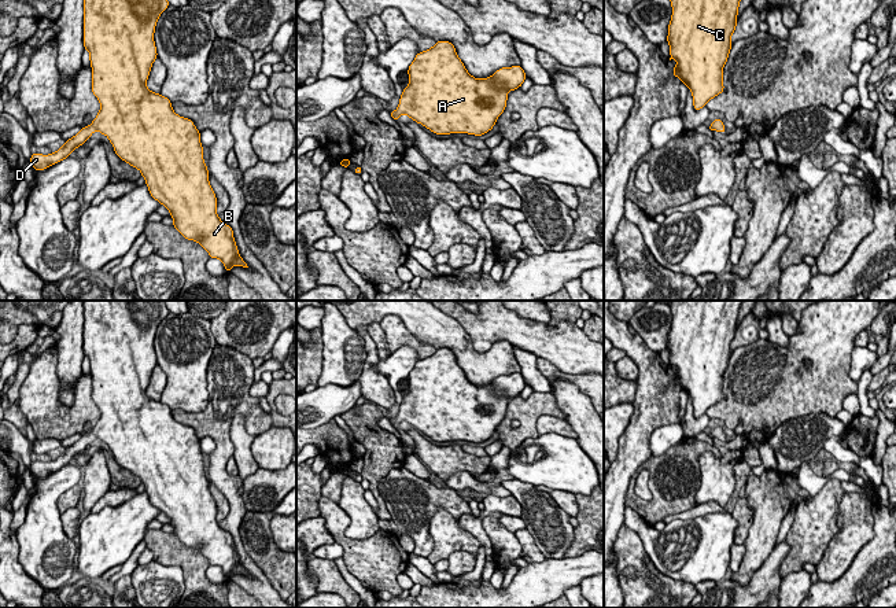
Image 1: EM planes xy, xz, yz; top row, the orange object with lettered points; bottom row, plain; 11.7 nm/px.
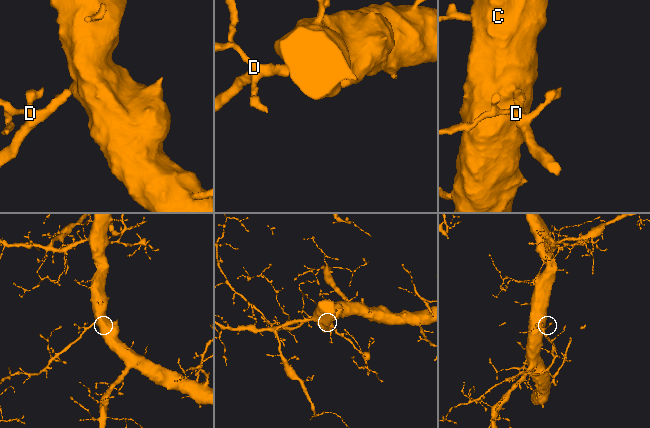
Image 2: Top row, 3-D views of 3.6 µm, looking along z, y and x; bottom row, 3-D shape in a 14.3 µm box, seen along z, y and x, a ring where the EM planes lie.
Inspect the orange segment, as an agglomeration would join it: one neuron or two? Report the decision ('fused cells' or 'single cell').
single cell

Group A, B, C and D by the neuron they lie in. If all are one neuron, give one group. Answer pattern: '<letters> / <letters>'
A B C D

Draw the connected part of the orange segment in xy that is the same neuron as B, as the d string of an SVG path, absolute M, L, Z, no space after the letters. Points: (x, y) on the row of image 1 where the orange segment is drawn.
M84 0L84 48L89 51L92 92L102 107L92 124L66 140L56 152L32 154L29 162L34 170L45 170L69 158L99 130L108 137L122 161L141 172L150 195L170 211L174 220L172 226L182 237L198 242L210 258L221 259L231 273L232 266L248 266L239 255L232 228L215 211L217 198L203 161L200 132L191 119L173 111L167 97L147 88L152 63L158 58L155 26L167 7L167 0Z

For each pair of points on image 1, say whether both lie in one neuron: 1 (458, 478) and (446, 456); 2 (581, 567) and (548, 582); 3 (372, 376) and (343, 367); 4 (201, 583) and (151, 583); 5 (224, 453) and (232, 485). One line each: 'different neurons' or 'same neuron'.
1: different neurons
2: same neuron
3: different neurons
4: different neurons
5: same neuron

